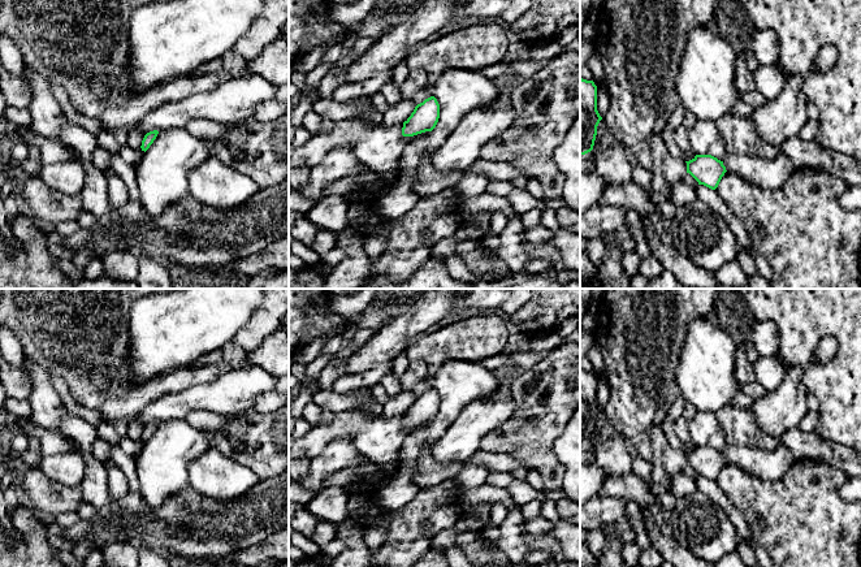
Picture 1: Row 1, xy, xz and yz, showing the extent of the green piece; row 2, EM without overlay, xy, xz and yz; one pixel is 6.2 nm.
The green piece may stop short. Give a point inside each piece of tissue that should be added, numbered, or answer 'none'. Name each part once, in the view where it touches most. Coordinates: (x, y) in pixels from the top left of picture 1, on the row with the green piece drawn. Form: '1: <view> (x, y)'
none

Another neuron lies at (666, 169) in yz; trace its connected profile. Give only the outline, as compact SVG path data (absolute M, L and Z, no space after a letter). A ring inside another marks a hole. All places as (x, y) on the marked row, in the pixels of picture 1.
M661 134L650 135L650 147L653 159L650 202L658 205L665 199L671 199L671 185L684 179L687 163L671 155Z

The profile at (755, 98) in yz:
M757 88L741 94L741 100L752 108L762 107L767 101L766 98Z

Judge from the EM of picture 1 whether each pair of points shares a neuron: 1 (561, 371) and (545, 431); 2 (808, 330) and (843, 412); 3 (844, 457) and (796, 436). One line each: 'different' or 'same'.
1: same
2: same
3: same

